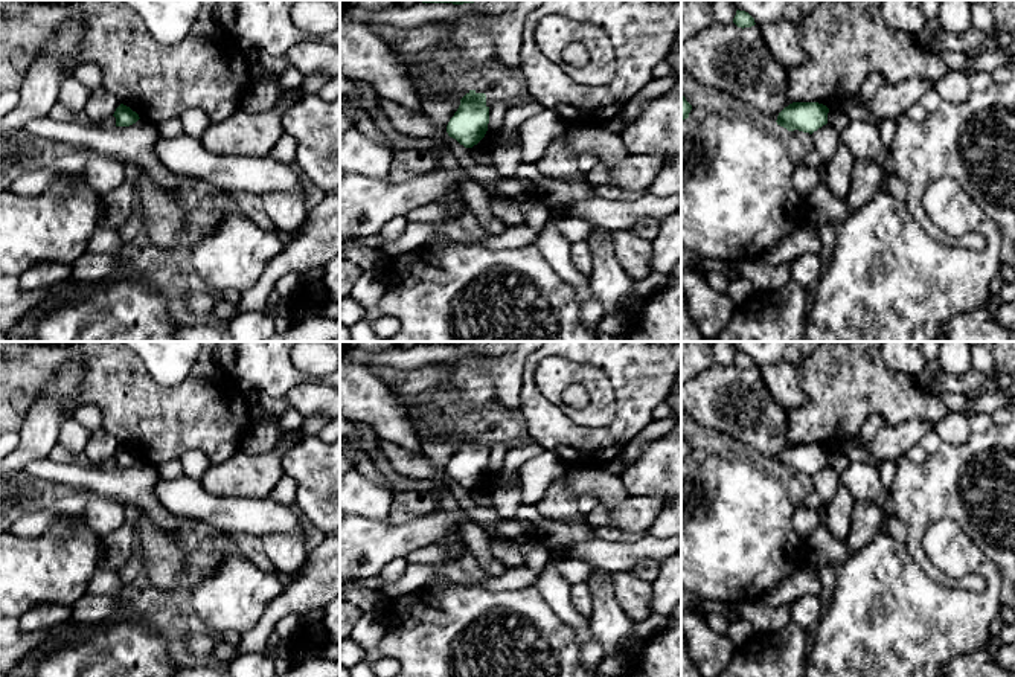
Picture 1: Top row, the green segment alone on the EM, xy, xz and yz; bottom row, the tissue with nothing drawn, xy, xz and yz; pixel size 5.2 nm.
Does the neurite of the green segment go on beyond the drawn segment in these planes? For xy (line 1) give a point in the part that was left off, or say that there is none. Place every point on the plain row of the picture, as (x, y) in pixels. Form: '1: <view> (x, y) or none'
1: none

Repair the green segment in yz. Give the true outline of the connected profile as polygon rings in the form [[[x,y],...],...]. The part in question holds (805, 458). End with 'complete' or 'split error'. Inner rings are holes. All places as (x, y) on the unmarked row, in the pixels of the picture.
[[[792,444],[777,457],[777,467],[788,473],[803,473],[812,476],[828,465],[829,450],[818,444]]]; complete

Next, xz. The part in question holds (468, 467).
[[[469,432],[450,460],[447,474],[465,489],[472,489],[485,479],[488,465],[489,448],[486,447],[486,436]]]; complete

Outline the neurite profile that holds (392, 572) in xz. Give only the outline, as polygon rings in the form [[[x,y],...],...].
[[[405,557],[395,558],[383,567],[378,576],[381,578],[384,584],[396,582],[405,572],[405,569],[407,569]]]

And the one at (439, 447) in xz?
[[[416,421],[416,432],[421,438],[421,453],[428,459],[434,474],[430,479],[433,489],[430,491],[437,503],[434,514],[442,512],[440,493],[447,486],[447,467],[460,447],[460,441],[466,436],[466,425],[463,422],[453,422],[447,430],[439,432],[428,428]]]

